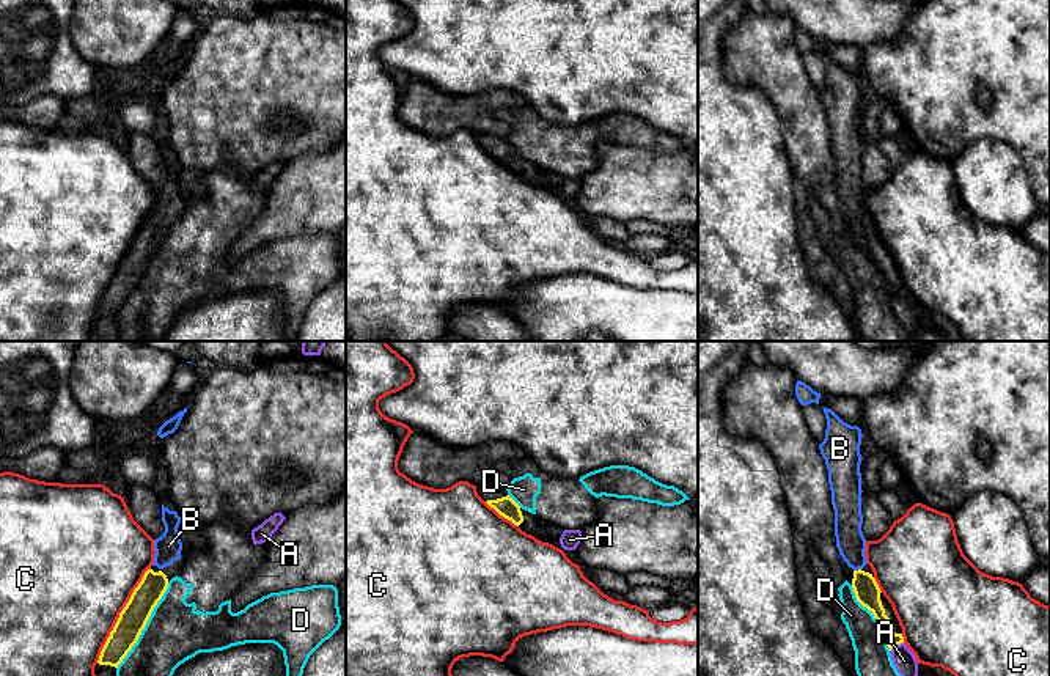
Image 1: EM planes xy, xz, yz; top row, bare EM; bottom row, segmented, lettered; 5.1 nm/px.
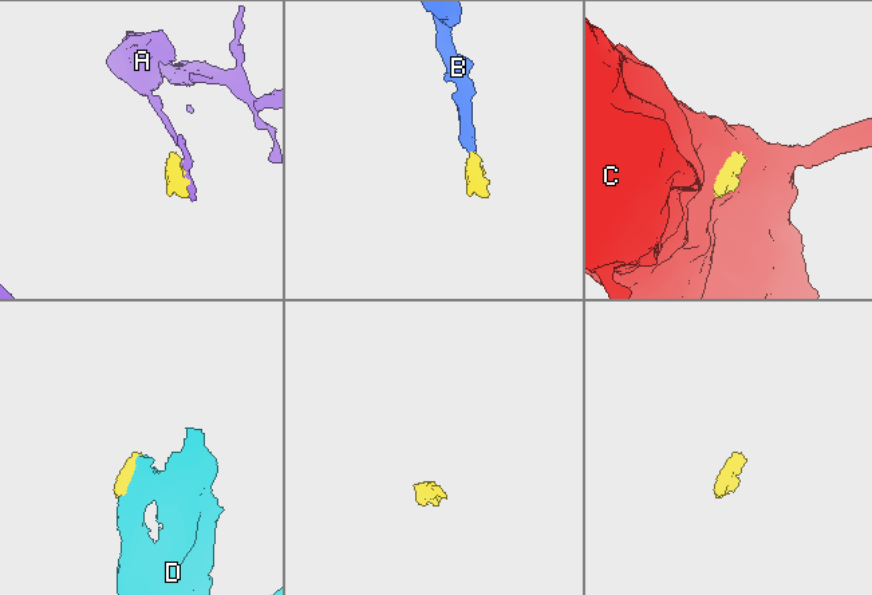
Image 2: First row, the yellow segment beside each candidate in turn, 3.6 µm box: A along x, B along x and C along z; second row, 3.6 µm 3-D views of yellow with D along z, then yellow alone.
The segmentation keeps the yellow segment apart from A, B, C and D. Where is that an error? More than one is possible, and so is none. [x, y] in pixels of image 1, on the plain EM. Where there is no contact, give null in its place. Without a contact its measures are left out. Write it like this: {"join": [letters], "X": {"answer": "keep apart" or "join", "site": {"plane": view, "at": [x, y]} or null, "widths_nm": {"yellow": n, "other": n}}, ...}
{"join": ["B"], "A": {"answer": "keep apart", "site": {"plane": "yz", "at": [896, 293]}, "widths_nm": {"yellow": 80, "other": 120}}, "B": {"answer": "join", "site": {"plane": "yz", "at": [859, 217]}, "widths_nm": {"yellow": 130, "other": 150}}, "C": {"answer": "keep apart", "site": {"plane": "xy", "at": [120, 263]}, "widths_nm": {"yellow": 140, "other": 500}}, "D": {"answer": "keep apart", "site": {"plane": "xy", "at": [145, 272]}, "widths_nm": {"yellow": 140, "other": 300}}}

